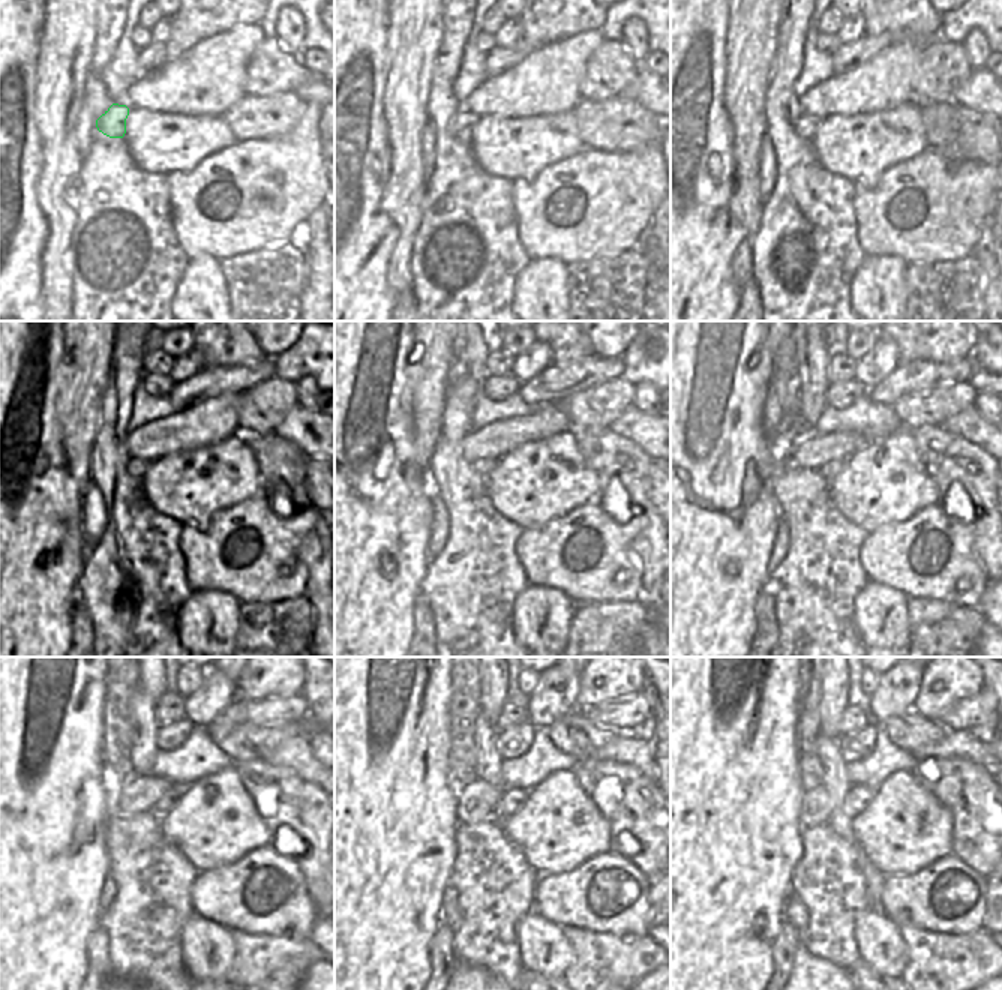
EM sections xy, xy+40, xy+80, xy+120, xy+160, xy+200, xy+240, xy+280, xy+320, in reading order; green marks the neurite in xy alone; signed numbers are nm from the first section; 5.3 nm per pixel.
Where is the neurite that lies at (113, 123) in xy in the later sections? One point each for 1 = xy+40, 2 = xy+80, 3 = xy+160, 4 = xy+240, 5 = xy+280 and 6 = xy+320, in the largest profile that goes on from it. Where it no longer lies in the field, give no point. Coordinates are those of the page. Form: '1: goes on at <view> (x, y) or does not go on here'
1: goes on at xy+40 (461, 125)
2: goes on at xy+80 (806, 125)
3: goes on at xy+160 (482, 465)
4: goes on at xy+240 (164, 804)
5: goes on at xy+280 (510, 801)
6: goes on at xy+320 (858, 797)

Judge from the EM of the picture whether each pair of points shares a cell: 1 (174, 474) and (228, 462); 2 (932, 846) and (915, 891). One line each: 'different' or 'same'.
1: same
2: different

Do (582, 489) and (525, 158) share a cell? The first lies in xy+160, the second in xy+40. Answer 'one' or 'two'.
one

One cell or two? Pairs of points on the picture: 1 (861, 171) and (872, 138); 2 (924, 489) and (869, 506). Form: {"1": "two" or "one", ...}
{"1": "one", "2": "one"}

